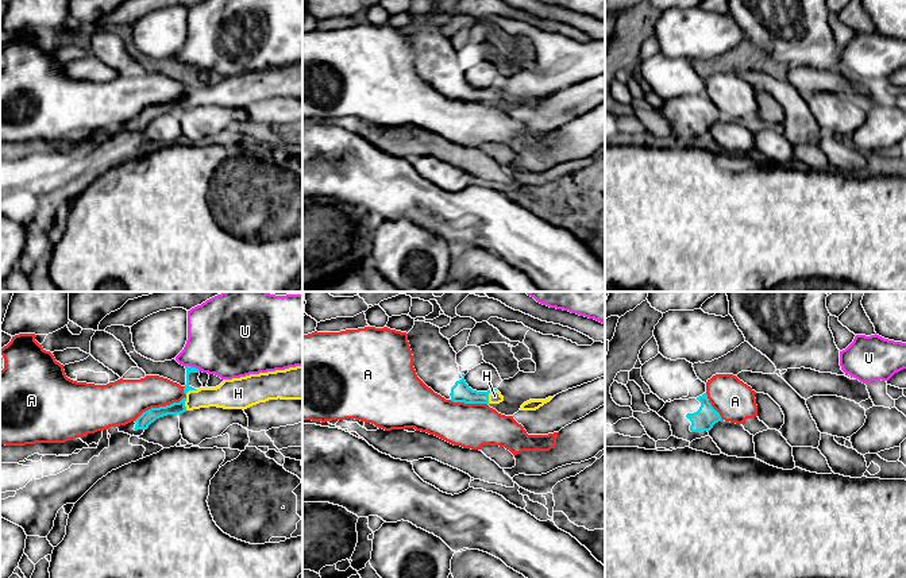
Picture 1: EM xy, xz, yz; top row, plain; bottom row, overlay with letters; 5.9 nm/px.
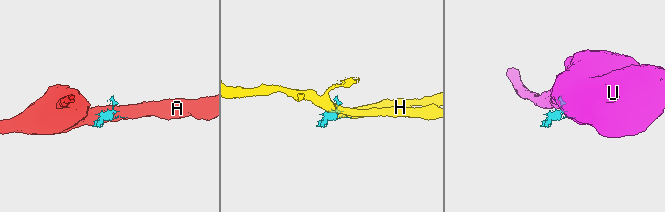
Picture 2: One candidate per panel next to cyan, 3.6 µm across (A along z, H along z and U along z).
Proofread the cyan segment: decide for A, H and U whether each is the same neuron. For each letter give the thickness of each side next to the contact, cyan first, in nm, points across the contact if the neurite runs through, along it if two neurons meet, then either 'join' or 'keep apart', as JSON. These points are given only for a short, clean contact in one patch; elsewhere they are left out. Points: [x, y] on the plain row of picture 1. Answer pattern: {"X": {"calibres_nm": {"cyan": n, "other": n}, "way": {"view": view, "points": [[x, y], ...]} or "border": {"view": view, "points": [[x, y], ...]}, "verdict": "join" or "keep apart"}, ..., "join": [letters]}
{"A": {"calibres_nm": {"cyan": 80, "other": 260}, "border": {"view": "xy", "points": [[185, 84], [185, 92], [178, 99], [151, 104], [134, 118]]}, "verdict": "keep apart"}, "H": {"calibres_nm": {"cyan": 120, "other": 80}, "way": {"view": "xz", "points": [[461, 89], [467, 93], [488, 95], [494, 93]]}, "verdict": "join"}, "U": {"calibres_nm": {"cyan": 50, "other": 440}, "border": {"view": "xy", "points": [[185, 62], [200, 68]]}, "verdict": "keep apart"}, "join": ["H"]}

